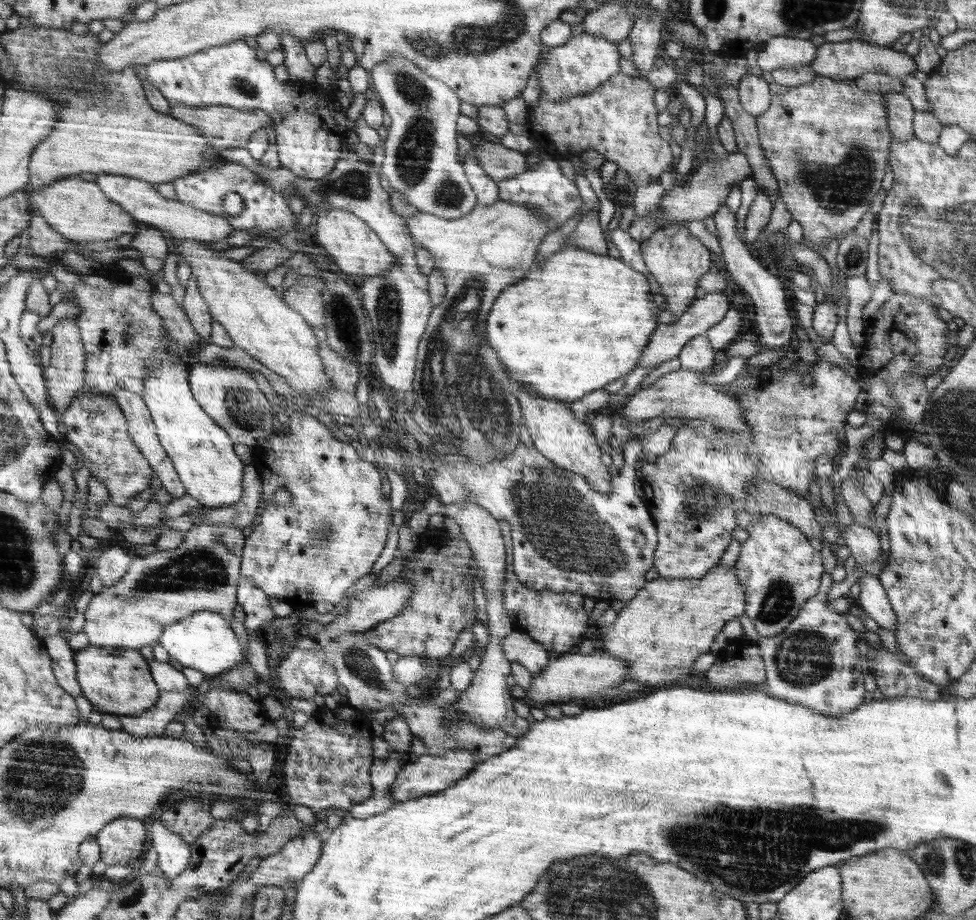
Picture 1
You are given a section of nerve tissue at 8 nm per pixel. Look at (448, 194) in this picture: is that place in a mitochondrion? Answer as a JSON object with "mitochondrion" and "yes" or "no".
{"mitochondrion":"yes"}

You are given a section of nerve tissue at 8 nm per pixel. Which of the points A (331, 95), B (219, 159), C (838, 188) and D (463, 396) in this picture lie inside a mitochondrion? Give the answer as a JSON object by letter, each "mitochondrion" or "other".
{"A":"other","B":"other","C":"mitochondrion","D":"mitochondrion"}

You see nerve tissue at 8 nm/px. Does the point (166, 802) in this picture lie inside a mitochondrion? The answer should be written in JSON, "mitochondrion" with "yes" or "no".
{"mitochondrion":"no"}

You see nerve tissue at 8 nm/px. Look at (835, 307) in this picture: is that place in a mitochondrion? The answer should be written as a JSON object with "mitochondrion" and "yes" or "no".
{"mitochondrion":"no"}

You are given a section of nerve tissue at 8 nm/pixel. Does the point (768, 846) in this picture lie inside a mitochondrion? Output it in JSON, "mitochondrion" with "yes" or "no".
{"mitochondrion":"yes"}

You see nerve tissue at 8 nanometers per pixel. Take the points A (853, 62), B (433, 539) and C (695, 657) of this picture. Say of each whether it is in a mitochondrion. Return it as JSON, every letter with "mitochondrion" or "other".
{"A":"other","B":"other","C":"other"}

